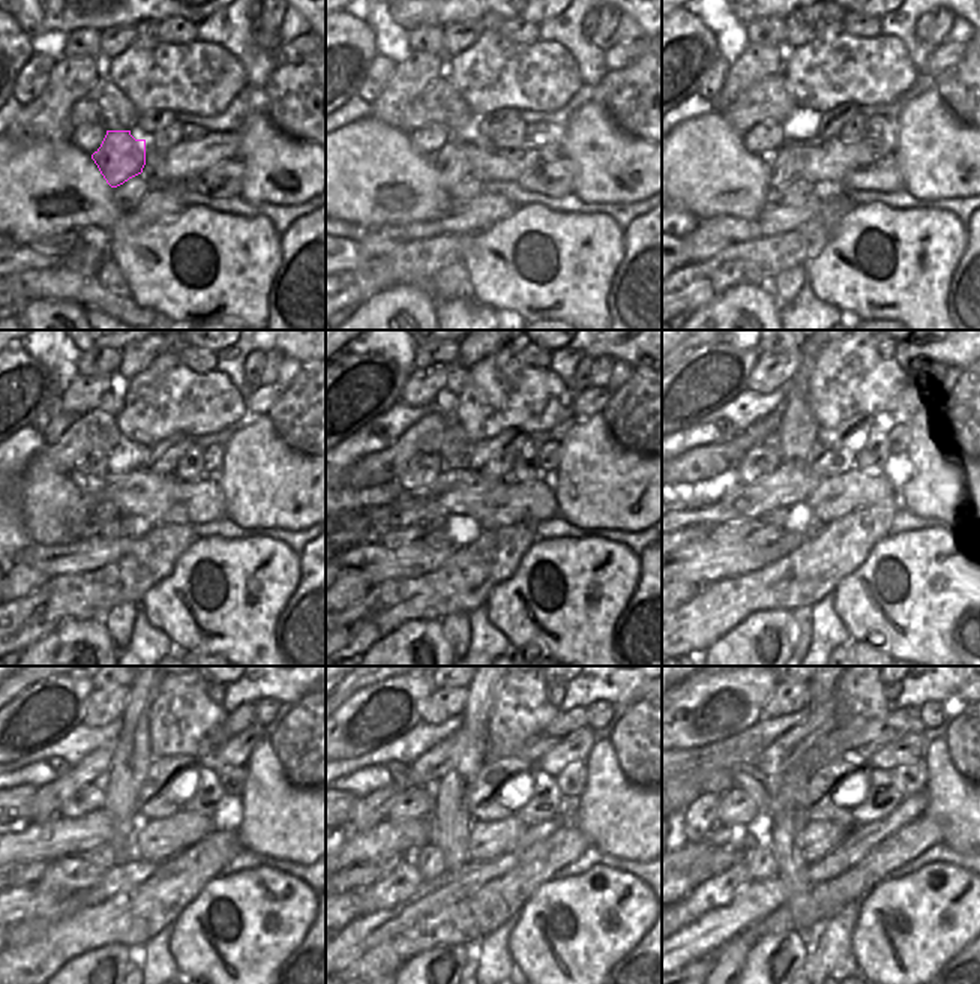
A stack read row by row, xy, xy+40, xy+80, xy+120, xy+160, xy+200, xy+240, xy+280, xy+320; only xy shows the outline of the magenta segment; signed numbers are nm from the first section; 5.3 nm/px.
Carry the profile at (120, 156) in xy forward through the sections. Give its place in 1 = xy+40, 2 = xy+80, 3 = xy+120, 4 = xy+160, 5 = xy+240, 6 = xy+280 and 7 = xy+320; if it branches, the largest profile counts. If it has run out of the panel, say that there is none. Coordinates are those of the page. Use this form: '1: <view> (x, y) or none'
1: xy+40 (450, 162)
2: xy+80 (784, 171)
3: xy+120 (104, 512)
4: xy+160 (435, 516)
5: xy+240 (104, 857)
6: xy+280 (429, 861)
7: xy+320 (763, 864)

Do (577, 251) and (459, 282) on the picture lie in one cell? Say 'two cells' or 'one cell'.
two cells

